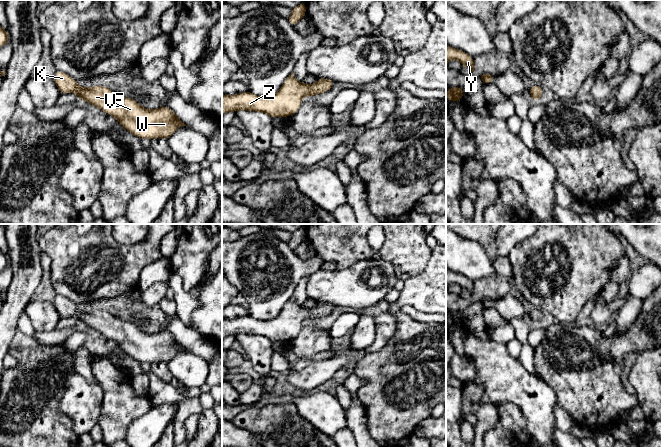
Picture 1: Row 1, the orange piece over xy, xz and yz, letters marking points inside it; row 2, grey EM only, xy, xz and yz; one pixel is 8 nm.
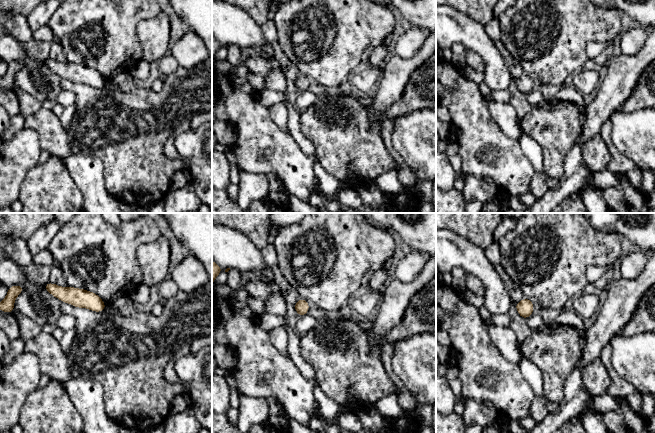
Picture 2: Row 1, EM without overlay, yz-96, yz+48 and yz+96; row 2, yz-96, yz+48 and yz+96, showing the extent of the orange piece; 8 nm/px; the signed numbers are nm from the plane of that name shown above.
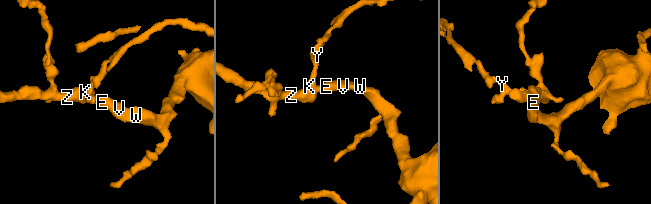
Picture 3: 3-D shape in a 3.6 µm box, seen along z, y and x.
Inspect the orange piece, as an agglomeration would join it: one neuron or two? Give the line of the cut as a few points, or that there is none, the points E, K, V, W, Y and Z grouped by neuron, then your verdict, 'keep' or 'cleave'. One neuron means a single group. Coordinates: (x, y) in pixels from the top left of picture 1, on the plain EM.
no cut; E K V W Y Z; keep

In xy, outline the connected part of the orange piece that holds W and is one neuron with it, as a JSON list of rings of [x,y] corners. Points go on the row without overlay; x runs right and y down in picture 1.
[[[57,295],[53,301],[60,317],[76,317],[84,324],[112,339],[121,349],[140,363],[168,363],[179,350],[186,350],[166,330],[155,334],[143,332],[132,322],[126,322],[105,310],[80,311],[68,298]]]

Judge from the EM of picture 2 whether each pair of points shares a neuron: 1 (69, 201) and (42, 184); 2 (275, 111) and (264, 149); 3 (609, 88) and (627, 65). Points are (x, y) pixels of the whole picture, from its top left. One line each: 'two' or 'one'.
1: one
2: two
3: one

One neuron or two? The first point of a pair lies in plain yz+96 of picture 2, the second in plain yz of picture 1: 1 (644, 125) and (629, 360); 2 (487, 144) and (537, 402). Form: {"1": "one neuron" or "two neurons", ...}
{"1": "two neurons", "2": "one neuron"}

